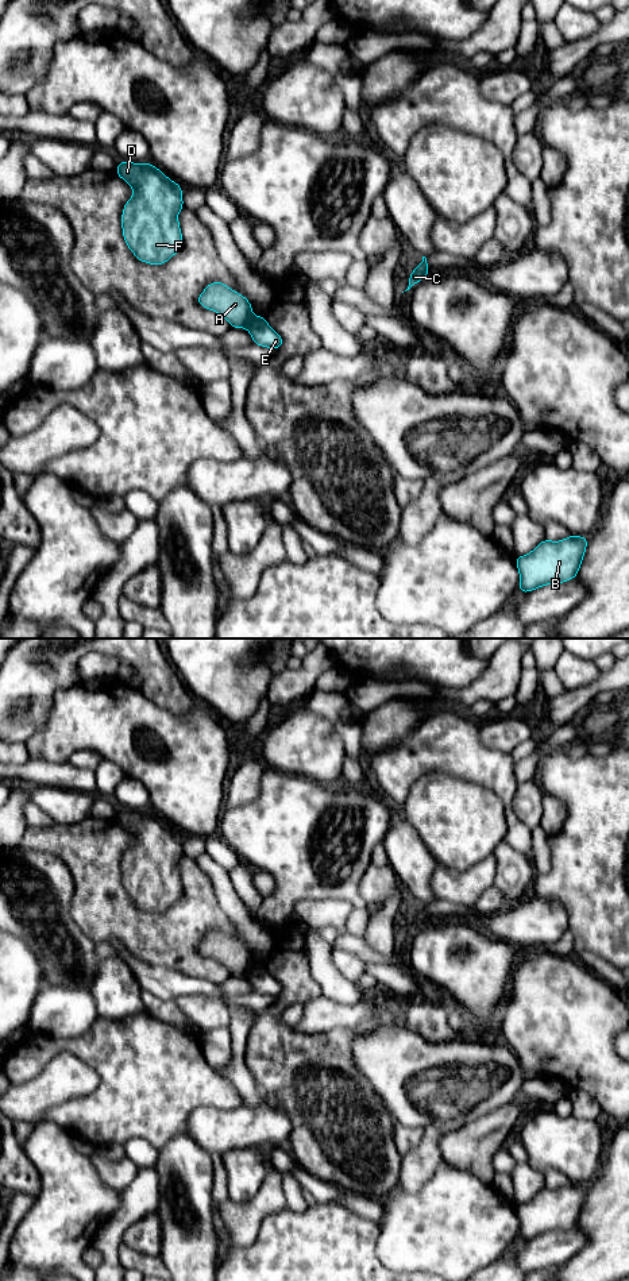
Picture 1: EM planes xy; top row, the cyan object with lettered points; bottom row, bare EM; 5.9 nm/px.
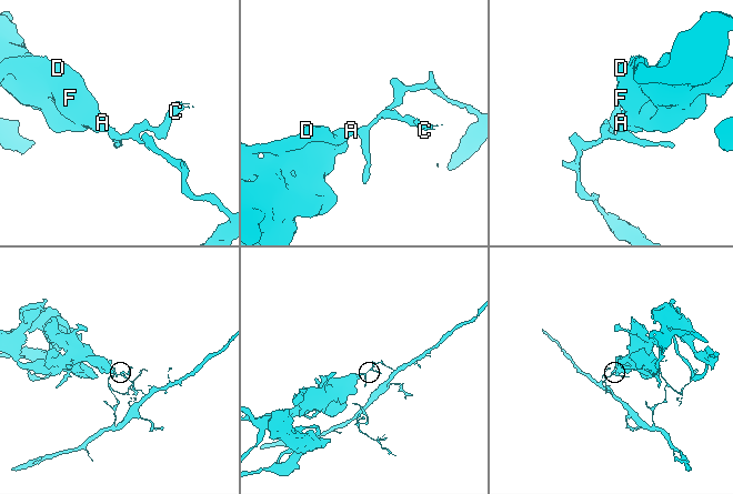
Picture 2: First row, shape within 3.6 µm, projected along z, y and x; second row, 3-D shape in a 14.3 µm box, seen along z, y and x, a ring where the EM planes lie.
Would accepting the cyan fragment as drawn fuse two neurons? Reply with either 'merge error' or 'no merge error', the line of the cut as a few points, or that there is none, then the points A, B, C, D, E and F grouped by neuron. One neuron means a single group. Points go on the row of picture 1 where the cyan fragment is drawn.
merge error; cut in xy along (253, 316), (246, 327); A D F / B C E

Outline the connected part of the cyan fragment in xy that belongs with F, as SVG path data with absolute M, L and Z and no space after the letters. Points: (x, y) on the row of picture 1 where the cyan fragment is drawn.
M120 161L116 174L134 189L121 215L126 244L136 259L150 265L165 265L182 248L182 234L177 217L184 208L182 188L151 163Z

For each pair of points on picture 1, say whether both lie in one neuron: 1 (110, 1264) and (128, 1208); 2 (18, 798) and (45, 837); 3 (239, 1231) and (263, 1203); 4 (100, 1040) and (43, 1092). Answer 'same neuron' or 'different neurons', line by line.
1: same neuron
2: different neurons
3: same neuron
4: different neurons

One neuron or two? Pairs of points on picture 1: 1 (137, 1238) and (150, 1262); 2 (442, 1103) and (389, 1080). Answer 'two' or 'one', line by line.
1: two
2: one

